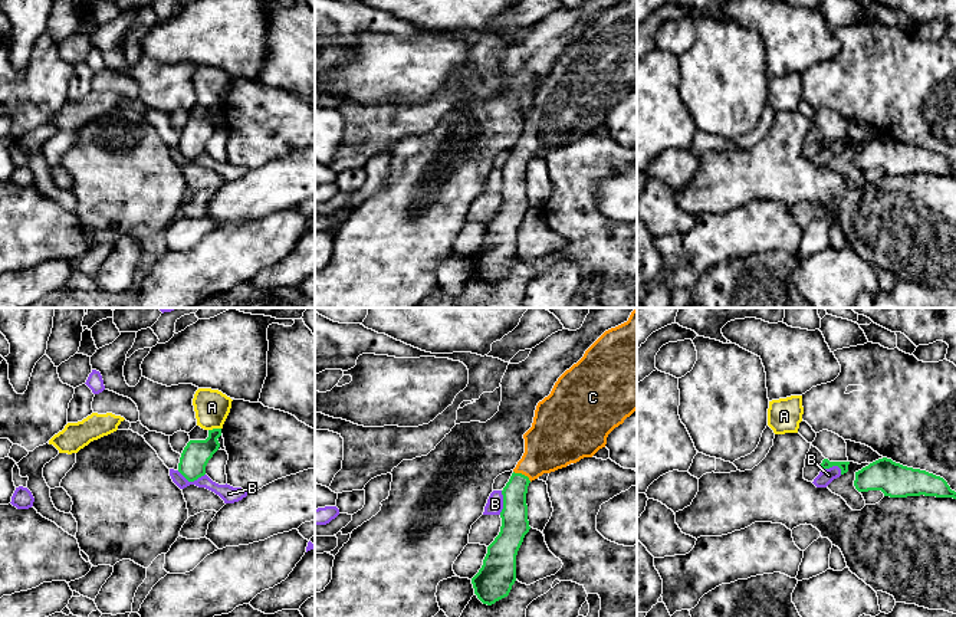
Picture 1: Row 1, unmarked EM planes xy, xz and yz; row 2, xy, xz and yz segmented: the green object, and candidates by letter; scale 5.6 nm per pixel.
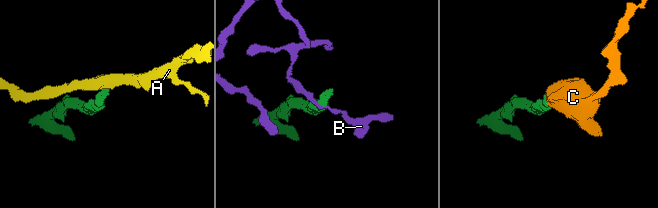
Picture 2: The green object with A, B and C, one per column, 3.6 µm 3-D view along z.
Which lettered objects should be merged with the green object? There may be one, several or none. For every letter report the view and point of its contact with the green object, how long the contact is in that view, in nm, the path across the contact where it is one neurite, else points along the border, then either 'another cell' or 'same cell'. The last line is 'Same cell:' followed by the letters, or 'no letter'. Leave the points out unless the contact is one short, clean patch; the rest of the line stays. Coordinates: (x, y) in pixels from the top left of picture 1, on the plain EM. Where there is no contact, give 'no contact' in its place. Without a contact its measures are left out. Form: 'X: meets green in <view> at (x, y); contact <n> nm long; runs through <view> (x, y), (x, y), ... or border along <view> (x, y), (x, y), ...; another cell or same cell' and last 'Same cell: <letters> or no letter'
A: meets green in xy at (214, 107); contact 70 nm long; border along xy (220, 105), (209, 108); another cell
B: meets green in xy at (191, 158); contact 160 nm long; border along xy (177, 148), (189, 158), (196, 158), (204, 153); another cell
C: meets green in xz at (522, 153); contact 120 nm long; runs through xz (513, 193), (515, 167), (522, 153), (552, 120); same cell
Same cell: C

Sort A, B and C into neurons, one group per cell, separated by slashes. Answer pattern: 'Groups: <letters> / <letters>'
Groups: A / B / C

